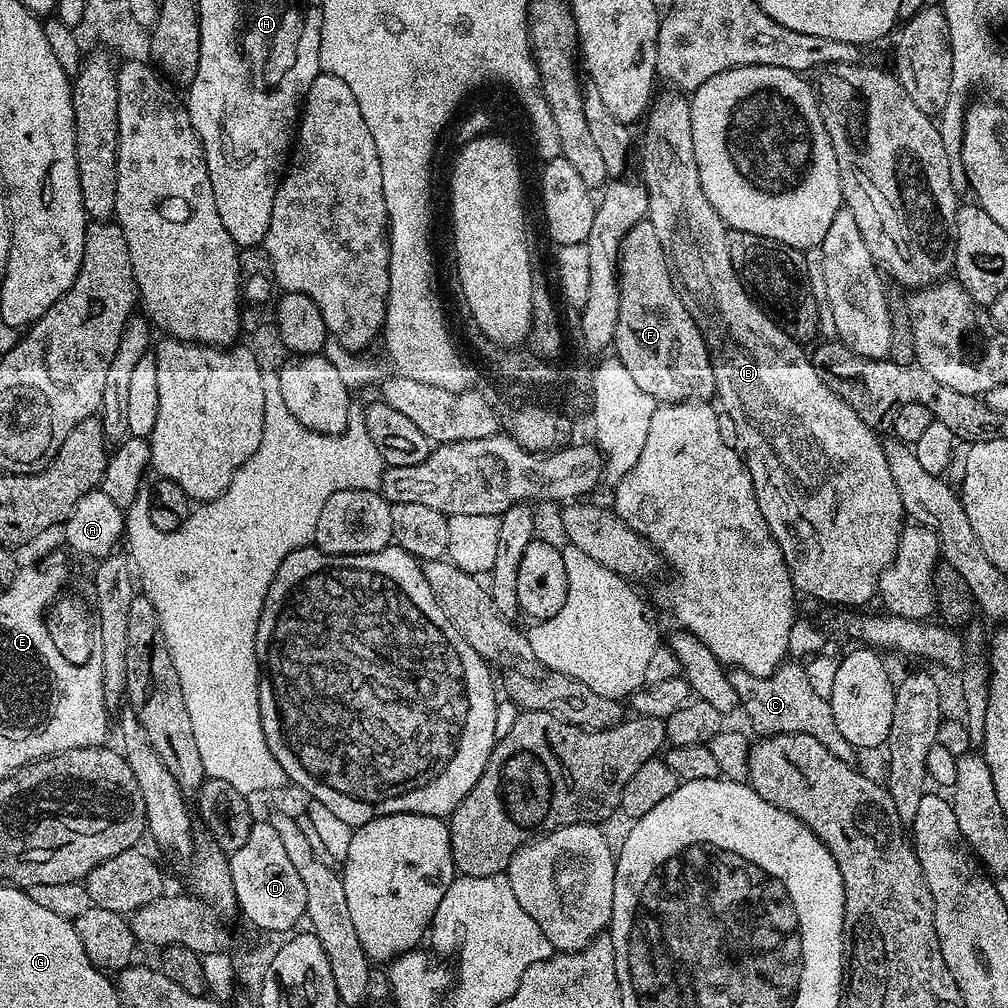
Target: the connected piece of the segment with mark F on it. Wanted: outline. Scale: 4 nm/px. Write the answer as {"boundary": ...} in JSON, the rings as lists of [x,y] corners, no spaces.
{"boundary":[[[647,220],[639,222],[628,231],[620,247],[620,297],[618,298],[618,322],[614,330],[614,356],[630,370],[634,382],[657,402],[699,400],[708,402],[716,395],[714,370],[708,354],[708,344],[698,326],[690,318],[682,298],[676,292],[676,284],[662,254],[662,242],[654,234],[654,226]]]}

